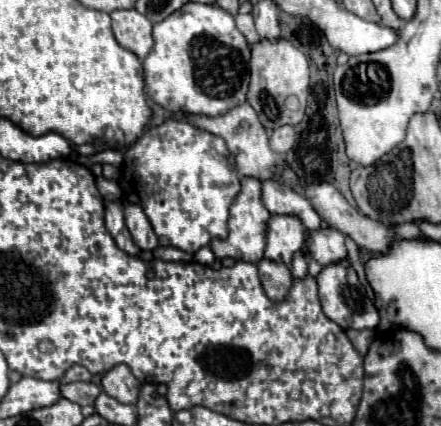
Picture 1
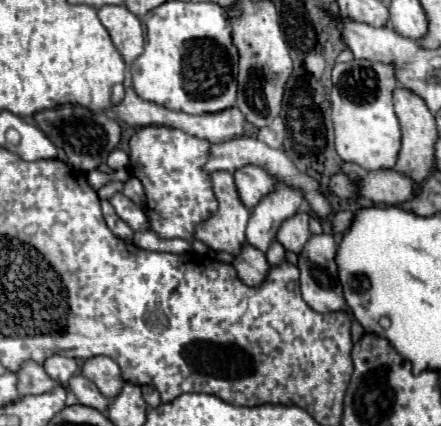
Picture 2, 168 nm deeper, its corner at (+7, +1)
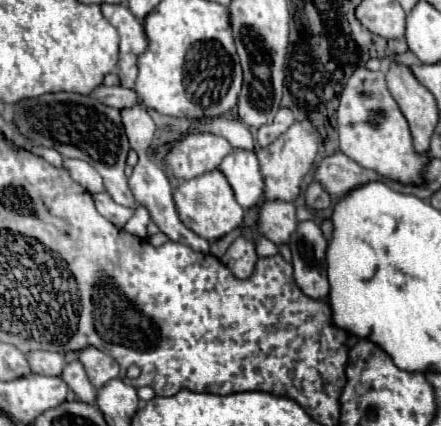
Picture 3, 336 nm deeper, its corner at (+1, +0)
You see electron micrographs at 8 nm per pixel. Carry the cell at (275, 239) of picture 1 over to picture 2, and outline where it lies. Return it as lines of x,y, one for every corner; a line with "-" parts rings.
274,176
272,180
274,188
254,208
250,208
250,220
246,226
246,242
262,252
266,252
276,240
276,228
282,220
294,216
302,202
300,188
288,186

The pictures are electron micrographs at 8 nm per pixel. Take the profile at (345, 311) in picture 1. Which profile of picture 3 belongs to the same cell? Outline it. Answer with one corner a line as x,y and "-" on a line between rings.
300,221
290,237
294,279
312,299
326,299
330,293
326,249
328,241
324,239
320,227
314,221

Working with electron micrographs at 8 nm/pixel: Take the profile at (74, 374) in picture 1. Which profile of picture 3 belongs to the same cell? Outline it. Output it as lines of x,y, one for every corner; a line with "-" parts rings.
30,351
26,353
28,363
34,373
38,375
54,375
58,377
66,365
66,359
62,353
50,353
50,351

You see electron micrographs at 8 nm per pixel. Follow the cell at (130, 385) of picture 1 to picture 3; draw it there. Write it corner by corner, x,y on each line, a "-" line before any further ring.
86,347
84,351
80,351
80,363
84,365
88,377
90,377
90,383
96,387
96,389
102,389
102,385
106,385
108,381
116,379
118,377
118,363
104,351
100,349
94,349
94,347

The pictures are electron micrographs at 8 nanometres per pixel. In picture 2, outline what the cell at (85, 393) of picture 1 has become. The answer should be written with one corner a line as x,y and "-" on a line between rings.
32,360
22,362
20,370
16,372
16,378
18,378
16,388
22,394
42,394
58,386
54,380
48,380
48,374
44,372
44,368

